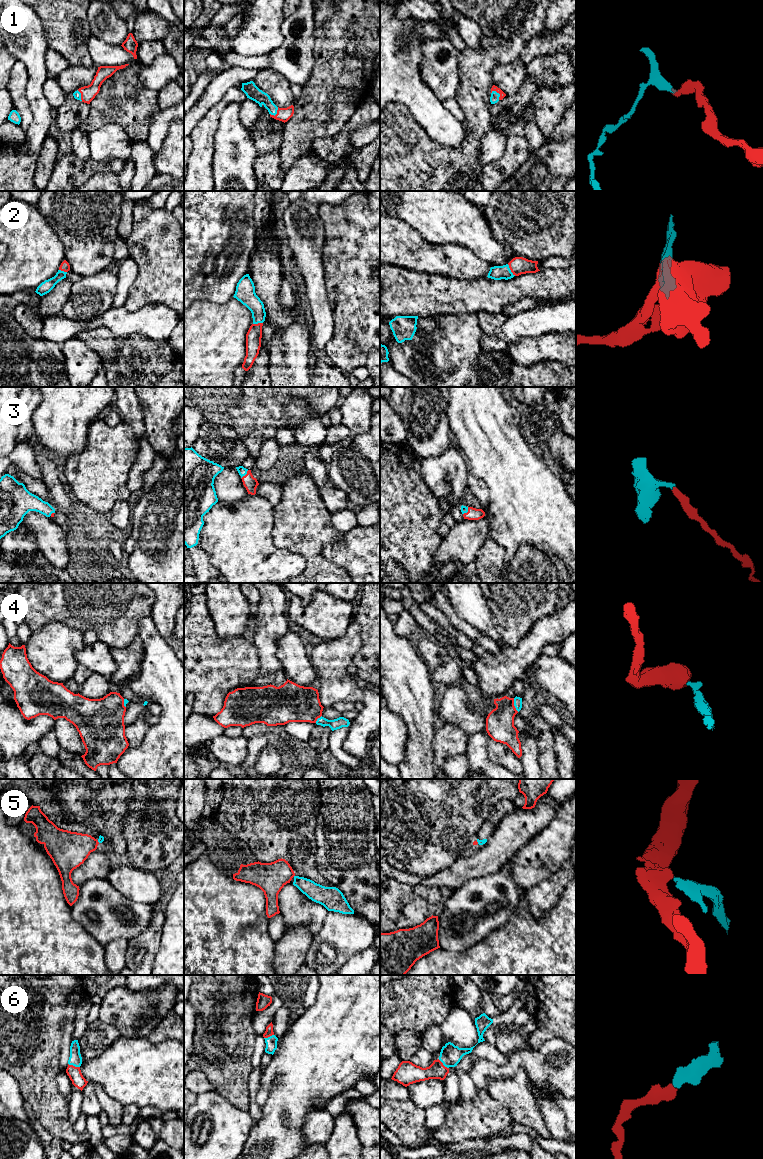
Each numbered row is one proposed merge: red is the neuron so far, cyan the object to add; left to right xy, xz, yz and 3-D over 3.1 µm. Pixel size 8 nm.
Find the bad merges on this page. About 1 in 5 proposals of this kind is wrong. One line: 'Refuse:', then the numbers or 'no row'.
Refuse: 5

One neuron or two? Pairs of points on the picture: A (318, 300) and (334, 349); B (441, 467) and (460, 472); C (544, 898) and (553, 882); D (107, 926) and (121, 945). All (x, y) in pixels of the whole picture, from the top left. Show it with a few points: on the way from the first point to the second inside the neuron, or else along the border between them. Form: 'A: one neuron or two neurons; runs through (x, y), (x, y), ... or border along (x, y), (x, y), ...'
A: two neurons; border along (333, 314), (333, 334), (323, 349)
B: one neuron; runs through (446, 469), (455, 472)
C: one neuron; runs through (546, 894), (553, 886)
D: two neurons; border along (127, 939), (114, 938), (104, 946)

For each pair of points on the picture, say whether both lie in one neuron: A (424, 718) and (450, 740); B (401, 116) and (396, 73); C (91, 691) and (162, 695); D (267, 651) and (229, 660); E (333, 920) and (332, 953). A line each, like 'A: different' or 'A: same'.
A: different
B: different
C: different
D: different
E: same

